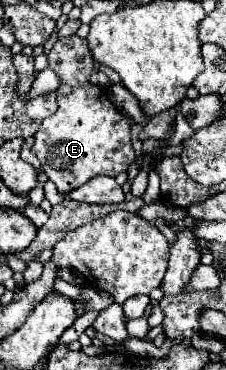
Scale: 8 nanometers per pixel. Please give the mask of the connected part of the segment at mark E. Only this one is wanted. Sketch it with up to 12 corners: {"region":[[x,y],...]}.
{"region":[[78,35],[48,61],[62,77],[58,111],[32,145],[46,177],[70,193],[136,159],[134,119],[88,81]]}

